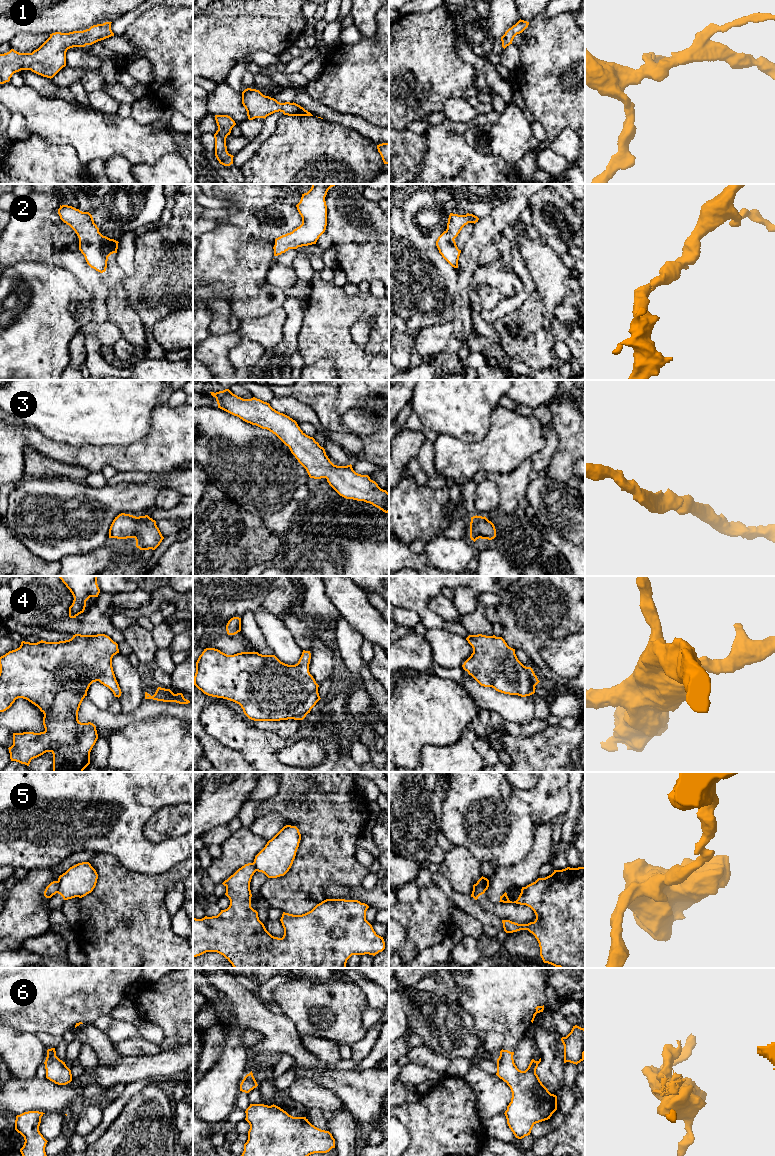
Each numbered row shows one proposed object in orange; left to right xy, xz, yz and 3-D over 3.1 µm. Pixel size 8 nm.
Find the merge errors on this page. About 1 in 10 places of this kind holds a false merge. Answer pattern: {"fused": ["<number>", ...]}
{"fused": ["5"]}

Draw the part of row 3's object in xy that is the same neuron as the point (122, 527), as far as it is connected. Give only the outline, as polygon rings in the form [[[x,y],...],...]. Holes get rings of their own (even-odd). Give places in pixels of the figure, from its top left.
[[[125,513],[119,514],[113,520],[109,538],[134,538],[136,547],[140,550],[155,550],[164,539],[156,521],[148,515],[136,517]]]

